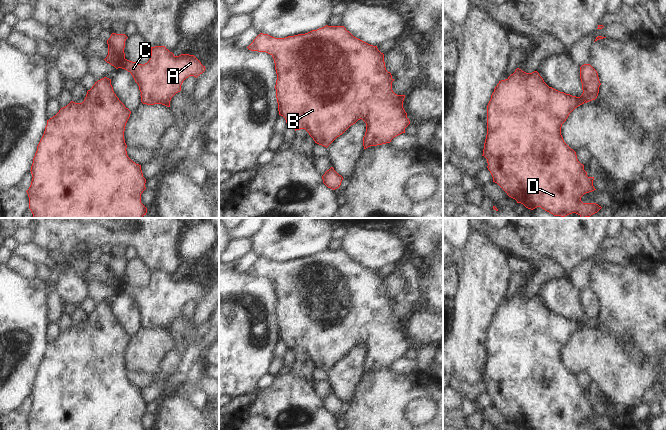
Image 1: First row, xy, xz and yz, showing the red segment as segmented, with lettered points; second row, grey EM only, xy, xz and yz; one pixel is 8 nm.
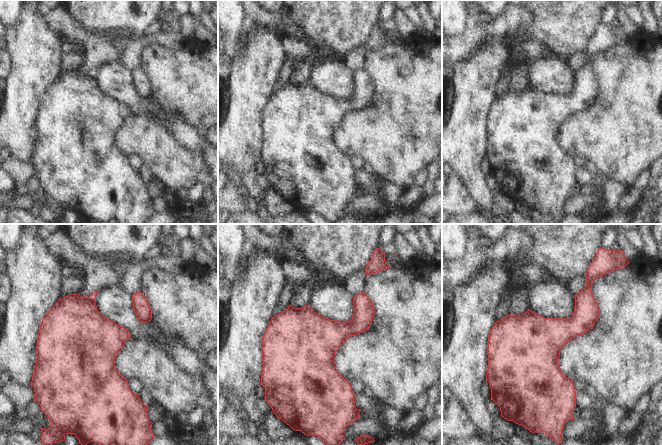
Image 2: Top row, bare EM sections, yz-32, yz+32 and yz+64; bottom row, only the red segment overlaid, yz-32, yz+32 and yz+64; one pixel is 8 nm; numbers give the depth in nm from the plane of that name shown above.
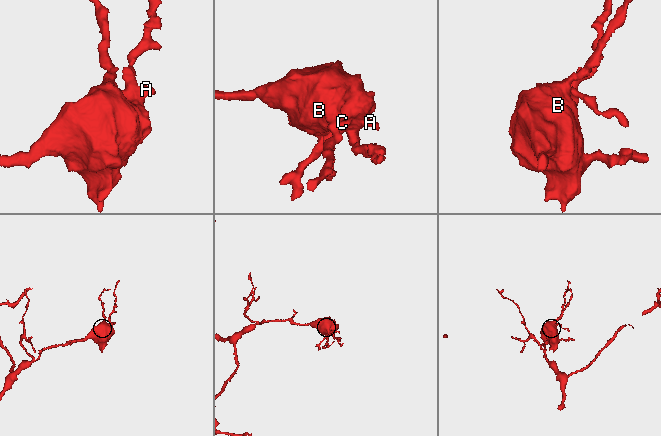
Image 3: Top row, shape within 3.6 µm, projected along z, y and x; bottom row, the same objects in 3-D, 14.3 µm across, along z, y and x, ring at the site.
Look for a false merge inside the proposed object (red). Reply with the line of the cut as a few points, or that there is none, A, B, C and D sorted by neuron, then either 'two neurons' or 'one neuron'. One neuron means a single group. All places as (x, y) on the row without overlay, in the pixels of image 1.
cut none; groups A B C D; one neuron

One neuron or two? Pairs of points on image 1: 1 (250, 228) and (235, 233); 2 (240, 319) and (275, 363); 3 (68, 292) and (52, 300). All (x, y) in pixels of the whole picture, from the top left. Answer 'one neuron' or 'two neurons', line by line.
1: one neuron
2: two neurons
3: two neurons

